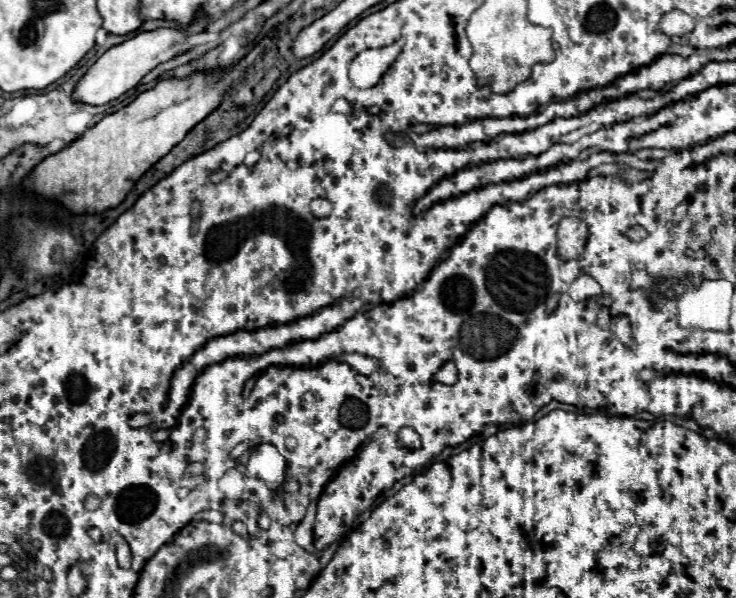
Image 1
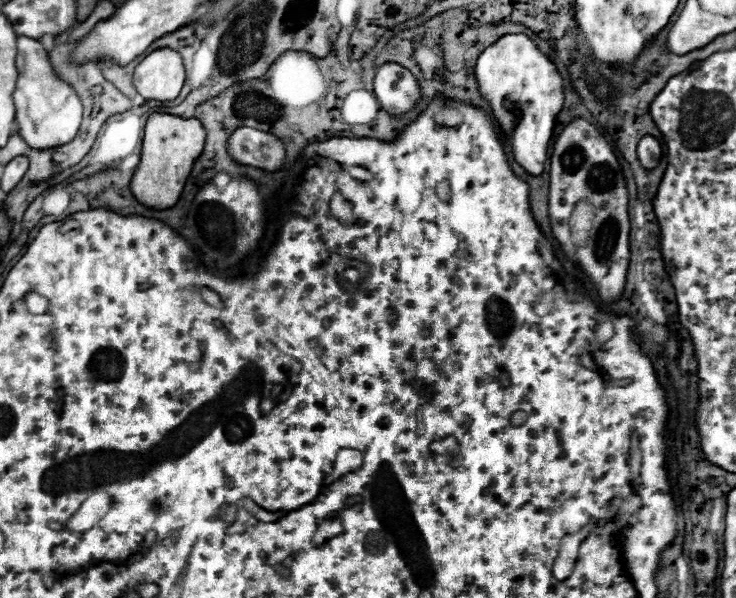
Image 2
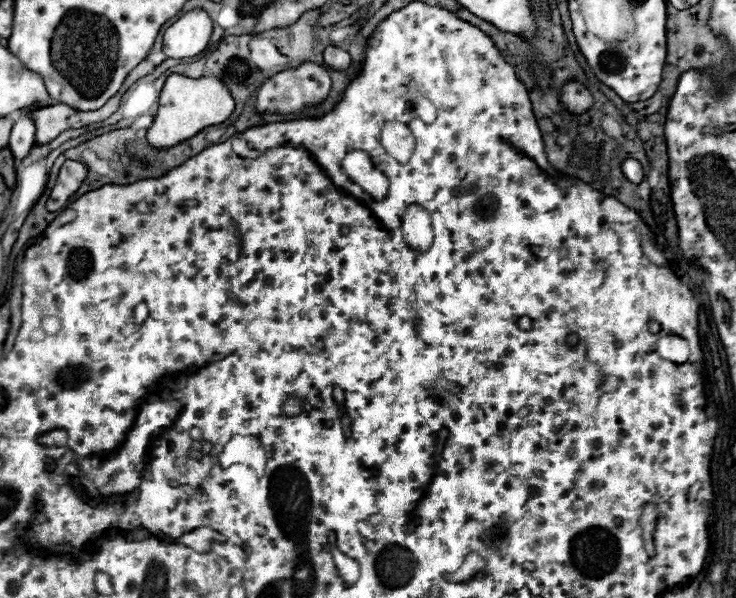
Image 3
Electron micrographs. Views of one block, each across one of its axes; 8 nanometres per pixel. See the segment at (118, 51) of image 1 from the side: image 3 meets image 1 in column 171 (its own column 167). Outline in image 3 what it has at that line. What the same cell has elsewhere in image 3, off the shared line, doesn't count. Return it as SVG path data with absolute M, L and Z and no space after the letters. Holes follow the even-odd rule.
M192 10L164 32L162 50L166 58L190 58L202 54L212 34L212 20L202 10Z

